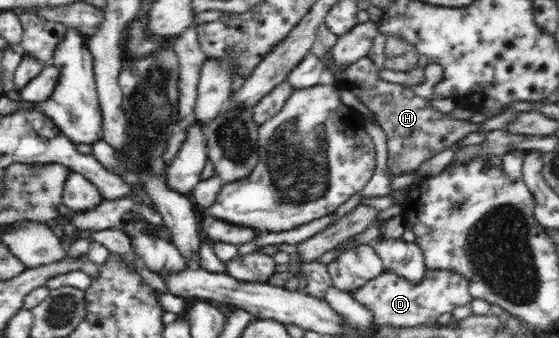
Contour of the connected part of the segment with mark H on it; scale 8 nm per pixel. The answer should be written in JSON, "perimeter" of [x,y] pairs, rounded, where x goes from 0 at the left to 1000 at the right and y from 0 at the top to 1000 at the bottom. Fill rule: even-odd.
{"perimeter":[[[592,157],[585,160],[578,180],[585,207],[596,213],[596,251],[605,263],[619,260],[633,269],[669,337],[671,358],[685,379],[694,429],[692,494],[707,518],[748,500],[757,476],[832,411],[835,399],[862,388],[857,367],[821,358],[810,352],[807,340],[780,328],[767,299],[741,278],[732,254],[689,240],[678,222],[678,201],[657,166],[617,204],[597,198]]]}

